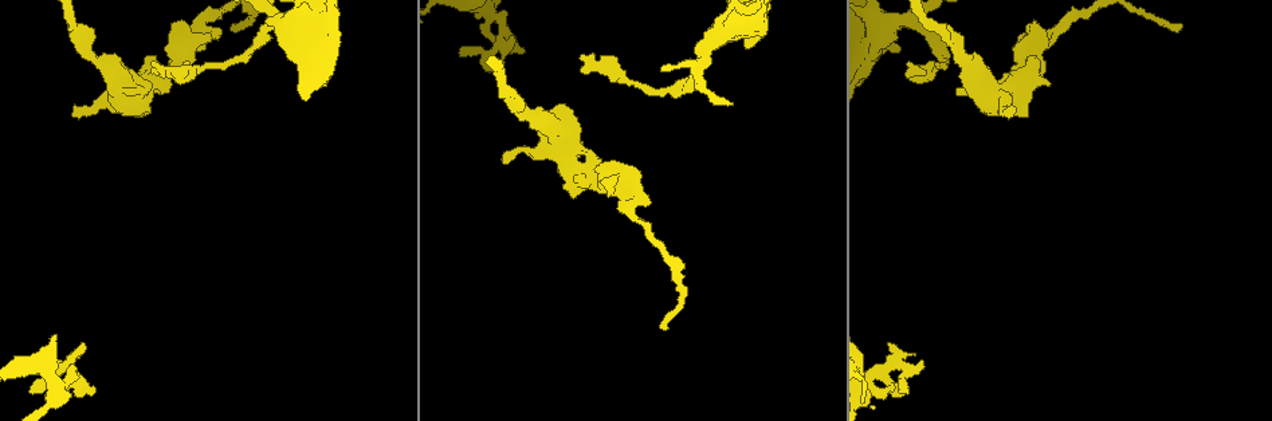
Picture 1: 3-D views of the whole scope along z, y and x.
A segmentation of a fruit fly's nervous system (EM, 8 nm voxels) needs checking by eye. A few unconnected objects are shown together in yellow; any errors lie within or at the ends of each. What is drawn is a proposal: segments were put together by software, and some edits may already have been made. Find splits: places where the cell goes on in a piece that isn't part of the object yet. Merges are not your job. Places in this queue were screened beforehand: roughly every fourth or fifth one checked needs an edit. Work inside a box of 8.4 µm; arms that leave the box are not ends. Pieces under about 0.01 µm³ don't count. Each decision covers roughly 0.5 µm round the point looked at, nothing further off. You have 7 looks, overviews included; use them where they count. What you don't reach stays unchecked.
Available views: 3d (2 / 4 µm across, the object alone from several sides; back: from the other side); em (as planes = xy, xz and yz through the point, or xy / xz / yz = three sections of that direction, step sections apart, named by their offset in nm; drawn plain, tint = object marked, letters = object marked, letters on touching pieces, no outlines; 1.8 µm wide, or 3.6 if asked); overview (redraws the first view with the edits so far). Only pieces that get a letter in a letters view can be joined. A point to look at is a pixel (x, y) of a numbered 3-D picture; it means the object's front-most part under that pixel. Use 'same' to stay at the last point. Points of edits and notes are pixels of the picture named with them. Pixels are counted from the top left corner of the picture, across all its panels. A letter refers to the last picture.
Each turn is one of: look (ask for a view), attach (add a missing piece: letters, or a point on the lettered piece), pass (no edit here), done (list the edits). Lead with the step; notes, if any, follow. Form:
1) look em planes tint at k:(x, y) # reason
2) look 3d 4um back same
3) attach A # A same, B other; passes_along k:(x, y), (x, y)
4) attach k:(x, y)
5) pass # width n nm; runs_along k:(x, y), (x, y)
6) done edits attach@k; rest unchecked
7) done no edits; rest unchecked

look em planes plain at 1:(661, 327) # long arm stops here

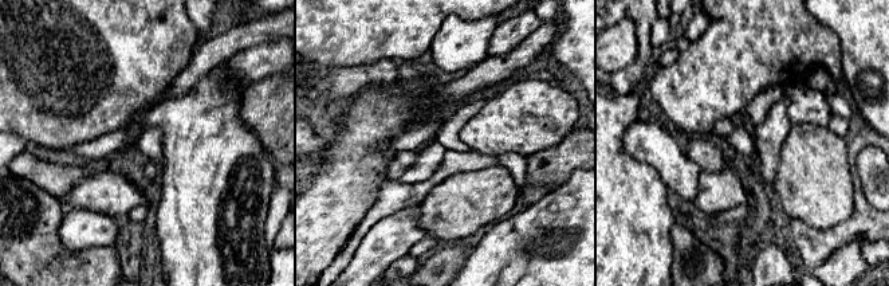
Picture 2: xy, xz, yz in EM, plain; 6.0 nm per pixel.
look em planes letters same # see the neighbours

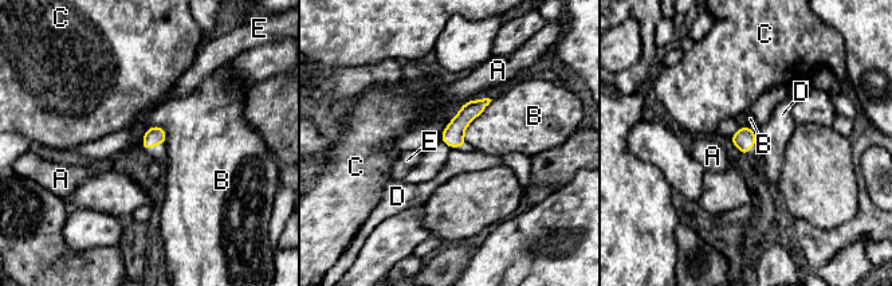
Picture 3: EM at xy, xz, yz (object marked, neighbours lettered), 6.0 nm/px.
pass # width 110 nm; A other, B other, C other, D other, E other; border 3:(458, 147), (451, 149); no lettered piece goes on from it

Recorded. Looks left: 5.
look em 3.6um planes plain at 1:(649, 202) # free end

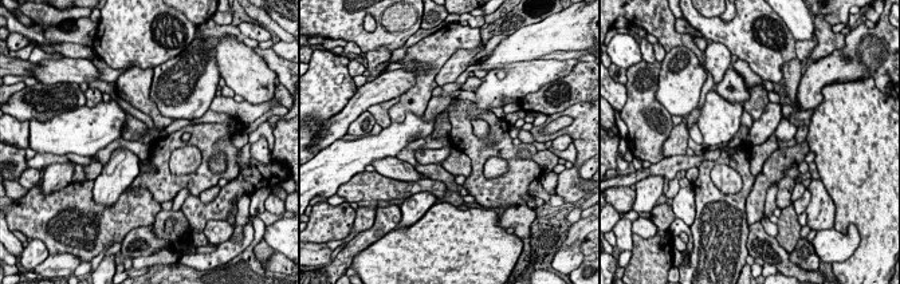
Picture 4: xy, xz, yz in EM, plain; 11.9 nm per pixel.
look em 3.6um planes letters same

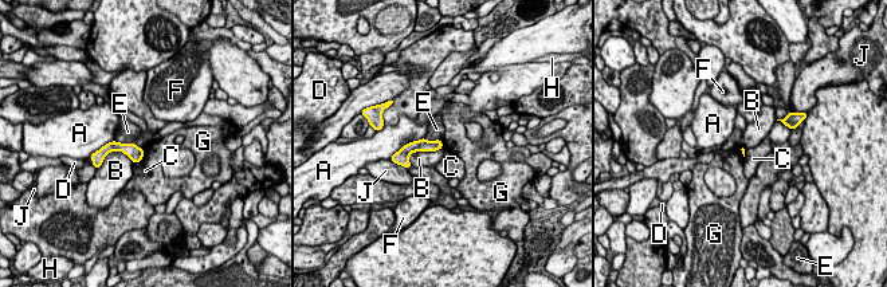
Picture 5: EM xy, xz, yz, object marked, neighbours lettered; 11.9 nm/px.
pass # A other, B other, C other, D other, E other, F other, G other, H other, J other; no lettered piece goes on from it

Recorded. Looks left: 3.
look 3d 4um at 1:(583, 57) # an open end

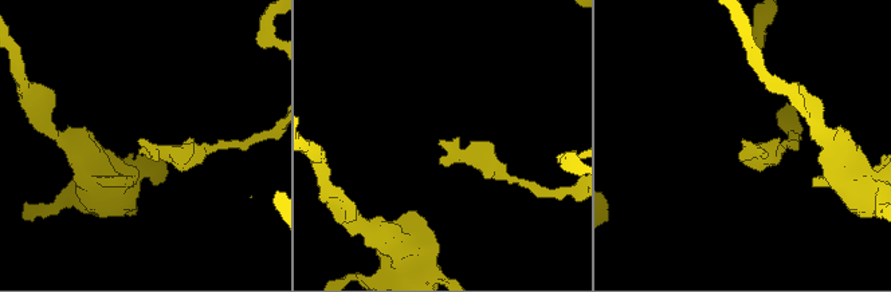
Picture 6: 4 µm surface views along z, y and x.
look em planes letters at 6:(137, 141) # now the EM

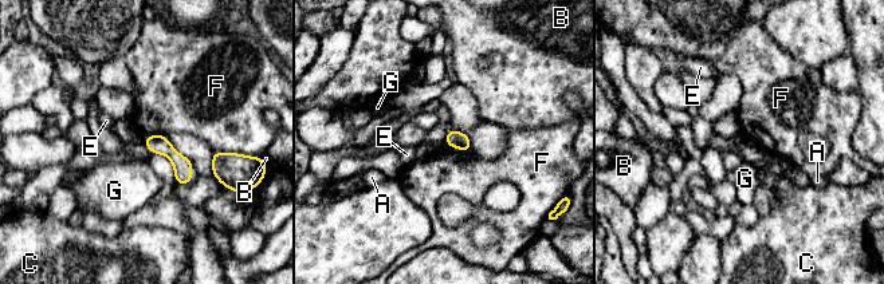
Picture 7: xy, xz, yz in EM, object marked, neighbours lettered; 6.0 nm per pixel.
pass # longest_contact F 160 nm; A other, B other, C other, E other, F other, G other; no lettered piece goes on from it

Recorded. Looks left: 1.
done no edits; rest unchecked

